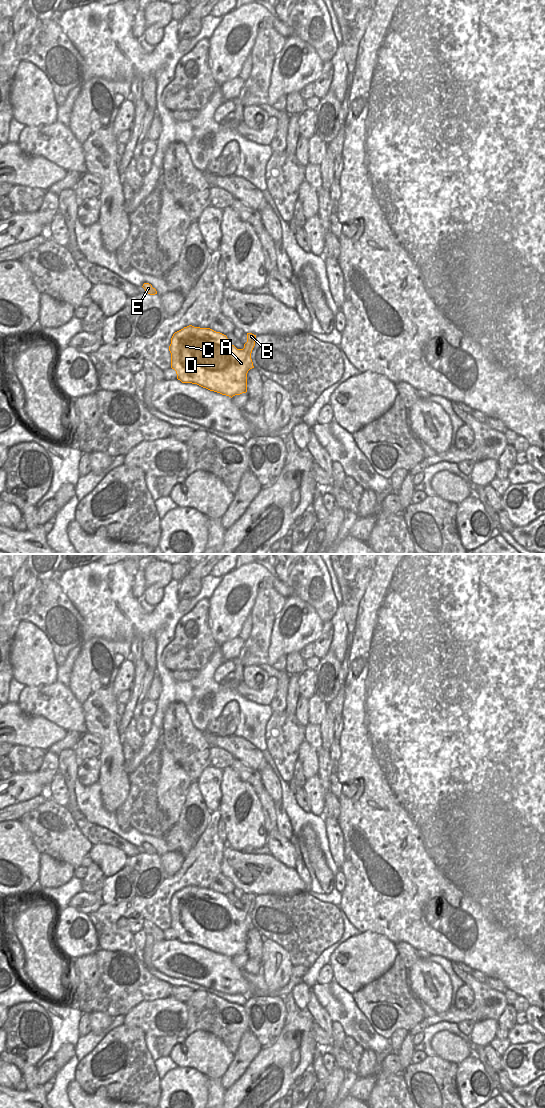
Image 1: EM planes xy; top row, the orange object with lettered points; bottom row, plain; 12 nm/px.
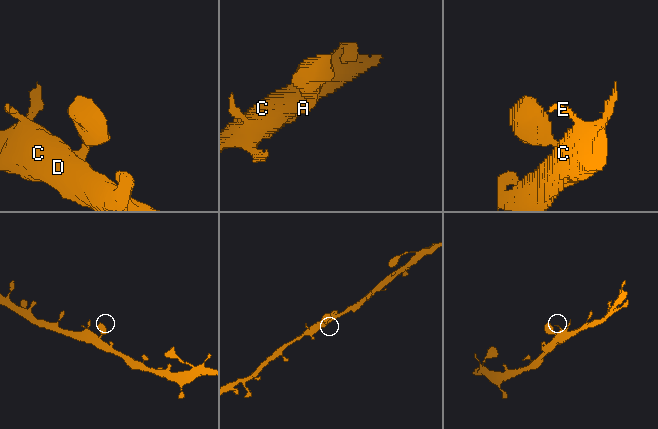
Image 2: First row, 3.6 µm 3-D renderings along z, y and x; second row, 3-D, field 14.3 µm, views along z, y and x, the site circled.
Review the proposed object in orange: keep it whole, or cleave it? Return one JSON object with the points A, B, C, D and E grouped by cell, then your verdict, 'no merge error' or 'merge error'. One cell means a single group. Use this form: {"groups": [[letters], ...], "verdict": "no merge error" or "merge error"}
{"groups": [["A", "B", "C", "D", "E"]], "verdict": "no merge error"}

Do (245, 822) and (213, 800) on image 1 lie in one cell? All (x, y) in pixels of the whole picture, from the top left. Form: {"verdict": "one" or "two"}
{"verdict": "two"}

